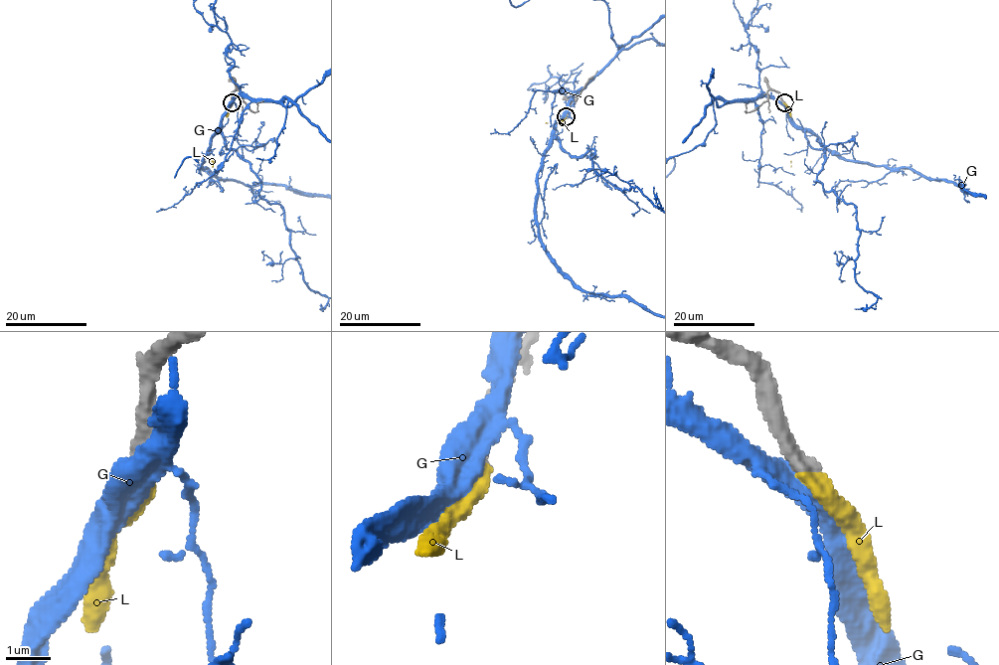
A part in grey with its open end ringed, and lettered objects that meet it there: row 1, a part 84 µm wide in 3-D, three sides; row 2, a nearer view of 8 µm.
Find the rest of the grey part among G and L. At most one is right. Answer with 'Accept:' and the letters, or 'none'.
Accept: L

